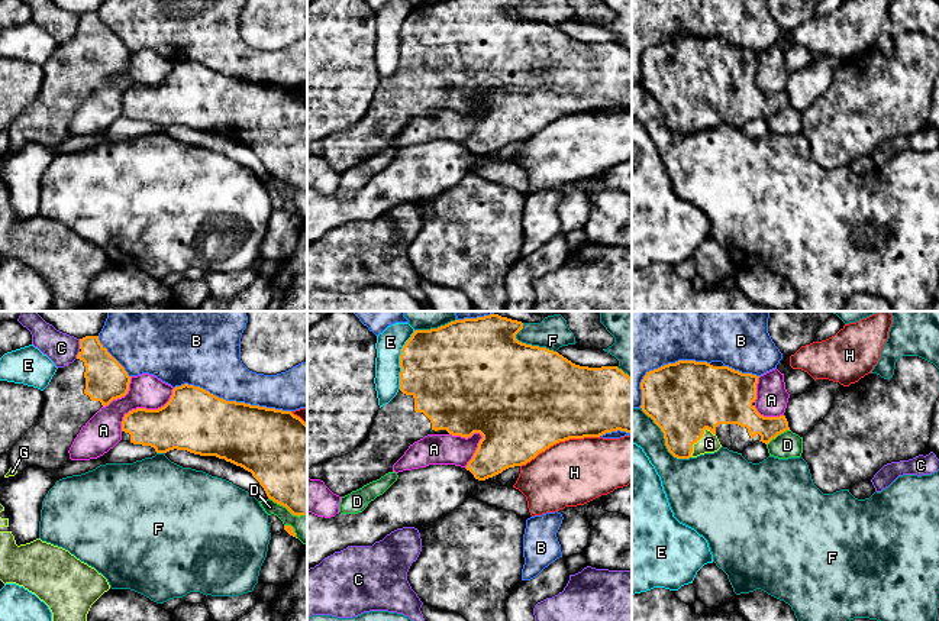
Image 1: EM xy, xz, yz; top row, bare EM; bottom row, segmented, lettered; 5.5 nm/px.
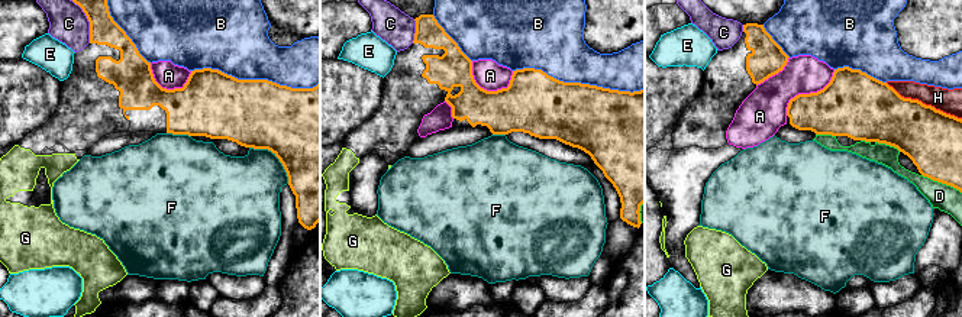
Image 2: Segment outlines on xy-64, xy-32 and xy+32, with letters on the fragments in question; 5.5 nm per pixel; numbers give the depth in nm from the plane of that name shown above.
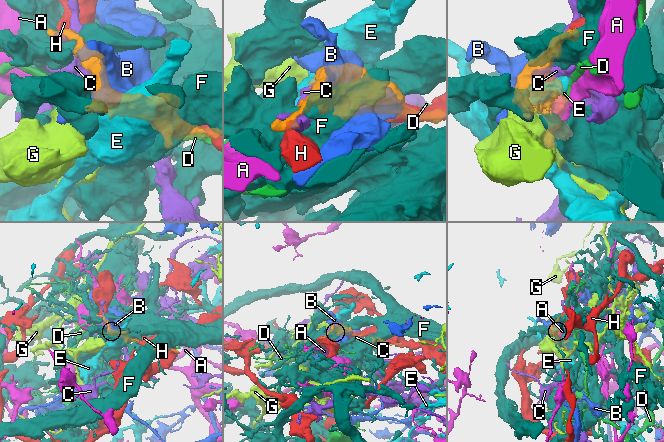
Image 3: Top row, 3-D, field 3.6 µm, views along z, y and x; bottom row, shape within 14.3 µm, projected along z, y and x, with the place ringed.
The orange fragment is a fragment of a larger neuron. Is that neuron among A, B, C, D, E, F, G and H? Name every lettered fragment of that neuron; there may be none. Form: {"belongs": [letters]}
{"belongs": ["G"]}

